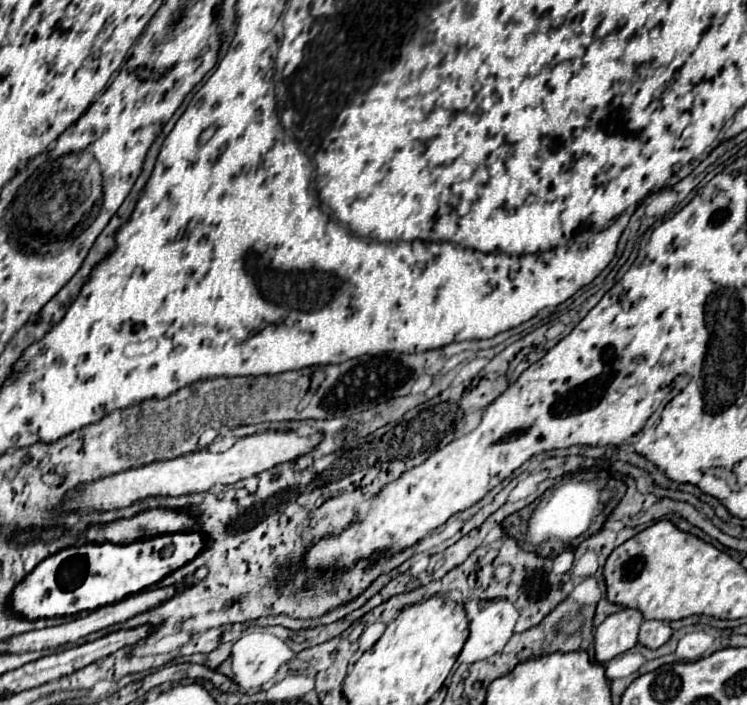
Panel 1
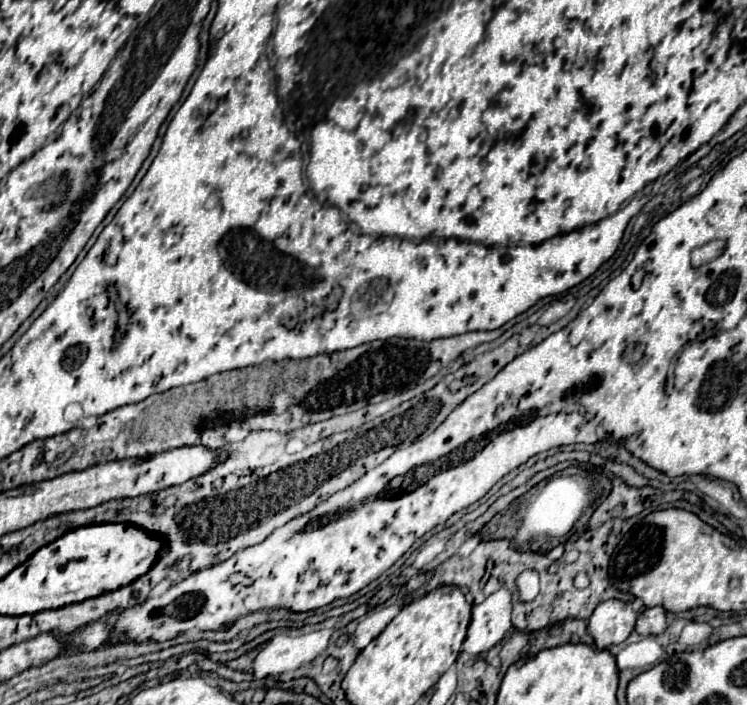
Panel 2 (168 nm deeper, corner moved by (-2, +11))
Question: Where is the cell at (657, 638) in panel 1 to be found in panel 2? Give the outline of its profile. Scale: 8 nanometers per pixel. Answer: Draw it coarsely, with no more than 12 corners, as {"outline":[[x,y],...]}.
{"outline":[[663,606],[643,608],[635,624],[641,636],[667,628]]}

